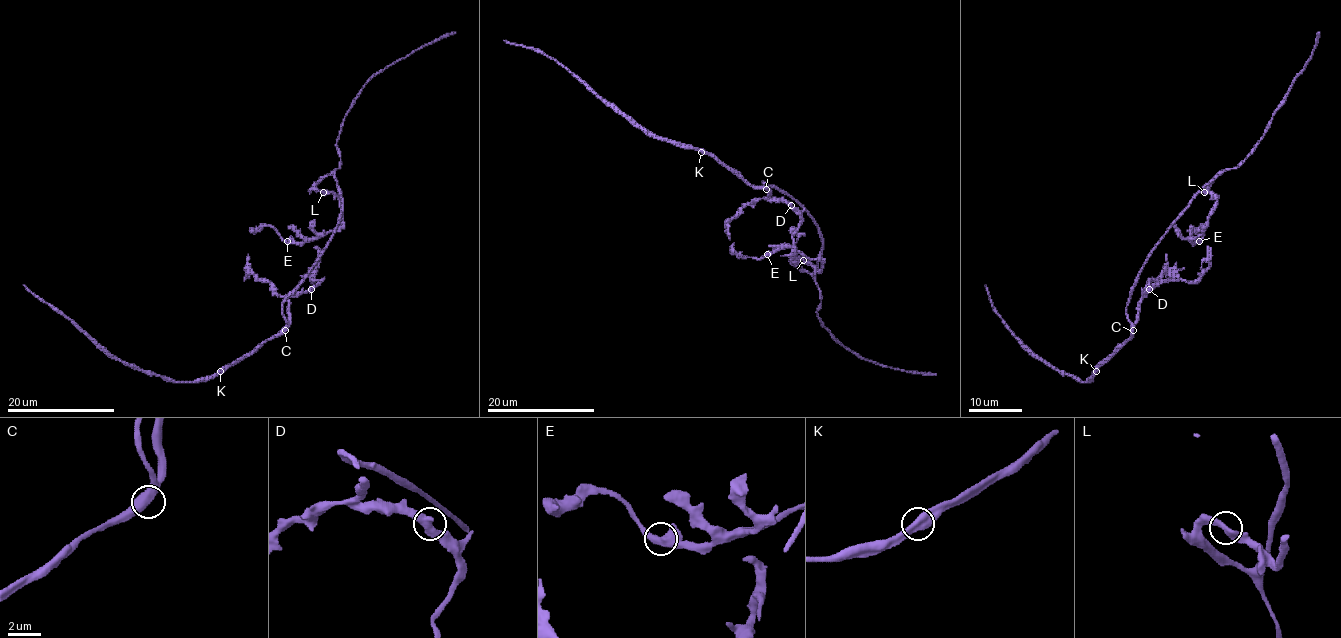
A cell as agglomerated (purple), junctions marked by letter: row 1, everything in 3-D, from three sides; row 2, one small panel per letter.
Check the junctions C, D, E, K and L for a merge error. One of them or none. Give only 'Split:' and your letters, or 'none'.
Split: K

